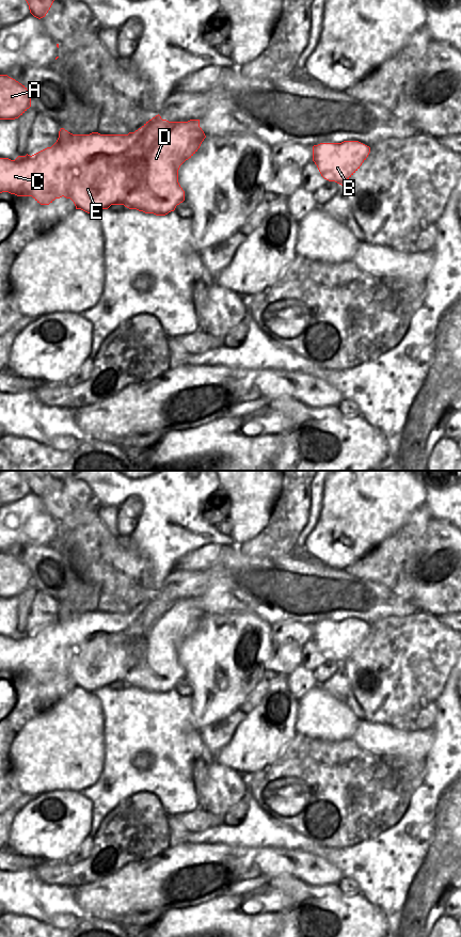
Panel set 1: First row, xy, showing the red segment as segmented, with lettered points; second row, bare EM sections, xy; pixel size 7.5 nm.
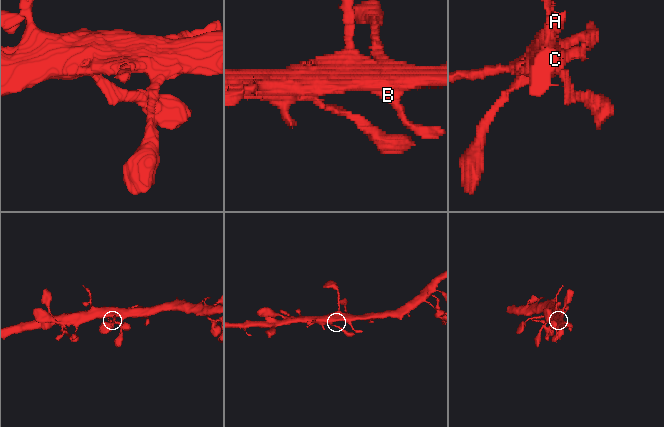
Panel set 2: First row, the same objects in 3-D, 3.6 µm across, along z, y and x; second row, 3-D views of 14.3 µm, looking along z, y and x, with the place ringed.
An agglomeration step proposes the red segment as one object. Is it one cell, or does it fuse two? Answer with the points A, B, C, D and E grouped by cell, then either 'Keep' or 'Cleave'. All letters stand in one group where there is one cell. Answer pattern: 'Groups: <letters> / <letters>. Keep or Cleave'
Groups: A B C D E. Keep.

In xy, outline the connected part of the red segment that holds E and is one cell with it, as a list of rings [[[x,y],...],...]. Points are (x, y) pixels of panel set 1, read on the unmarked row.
[[[158,592],[141,606],[128,613],[73,613],[61,606],[57,620],[32,634],[18,634],[15,638],[0,636],[0,671],[32,674],[41,683],[49,683],[62,674],[70,677],[76,687],[97,692],[111,683],[124,683],[145,692],[165,694],[185,679],[185,669],[178,661],[180,644],[191,636],[206,616],[200,598],[169,600]]]

